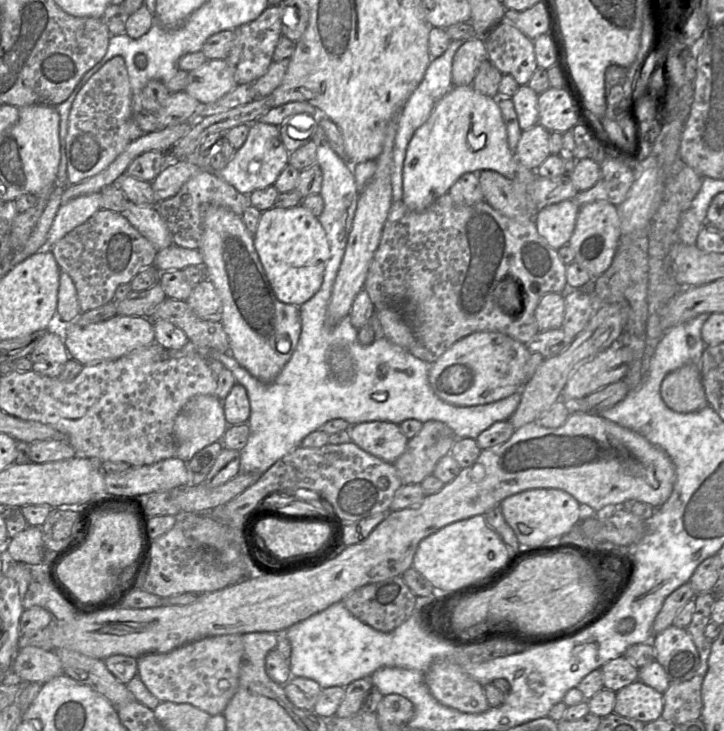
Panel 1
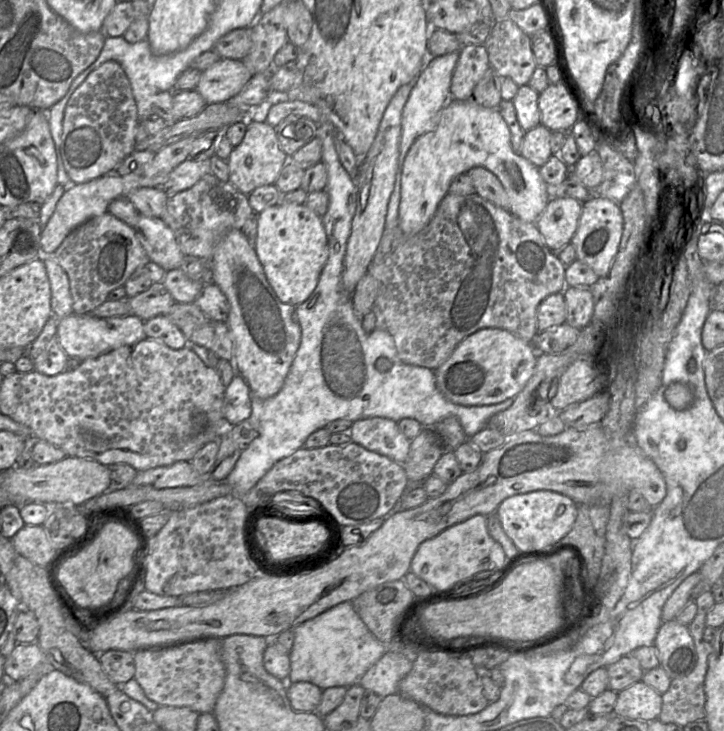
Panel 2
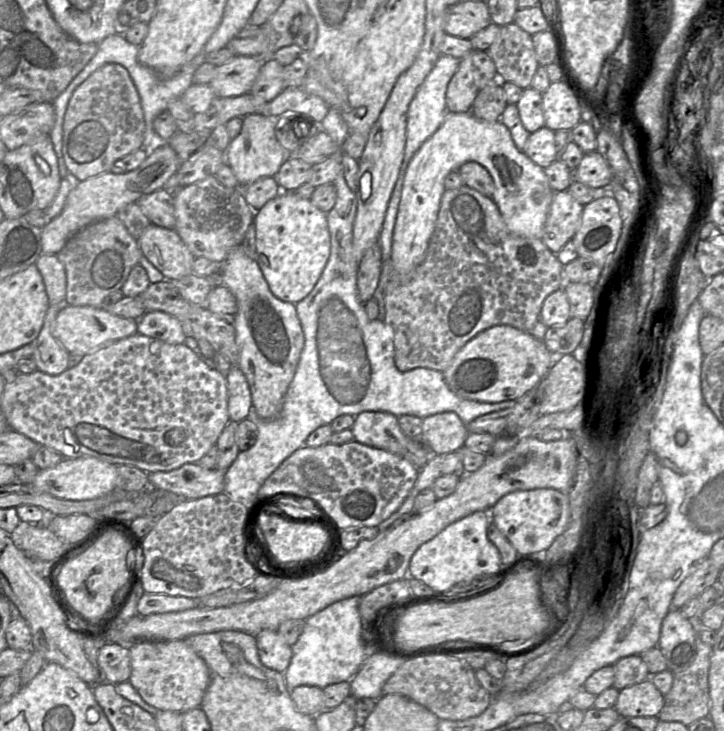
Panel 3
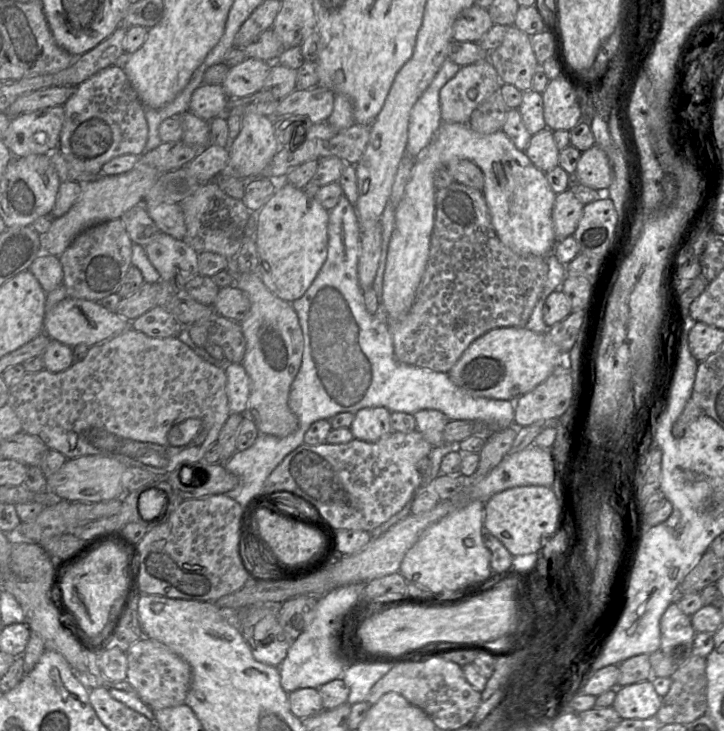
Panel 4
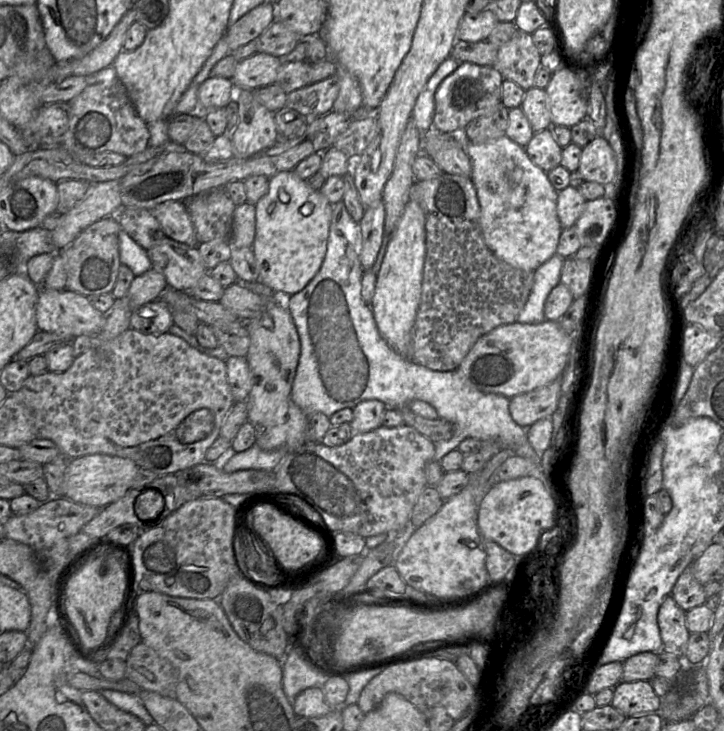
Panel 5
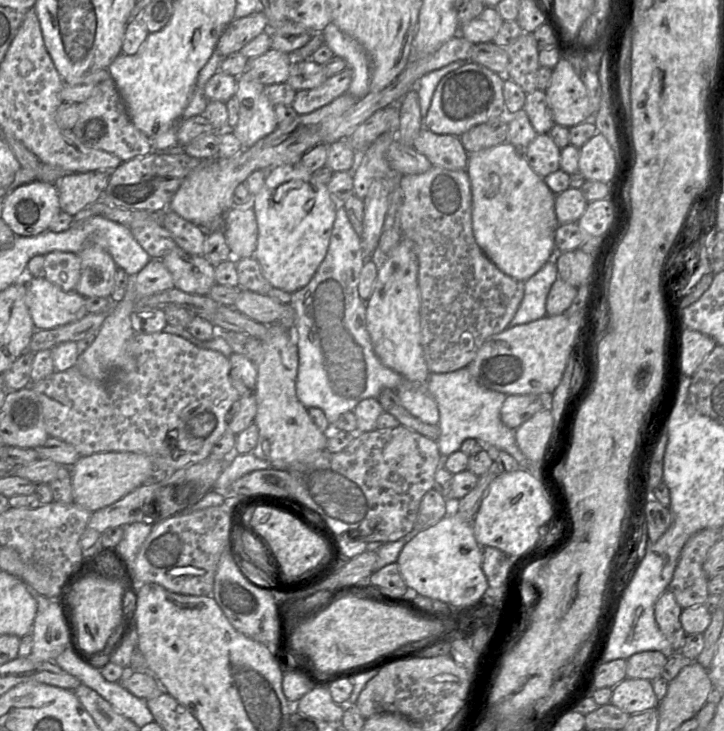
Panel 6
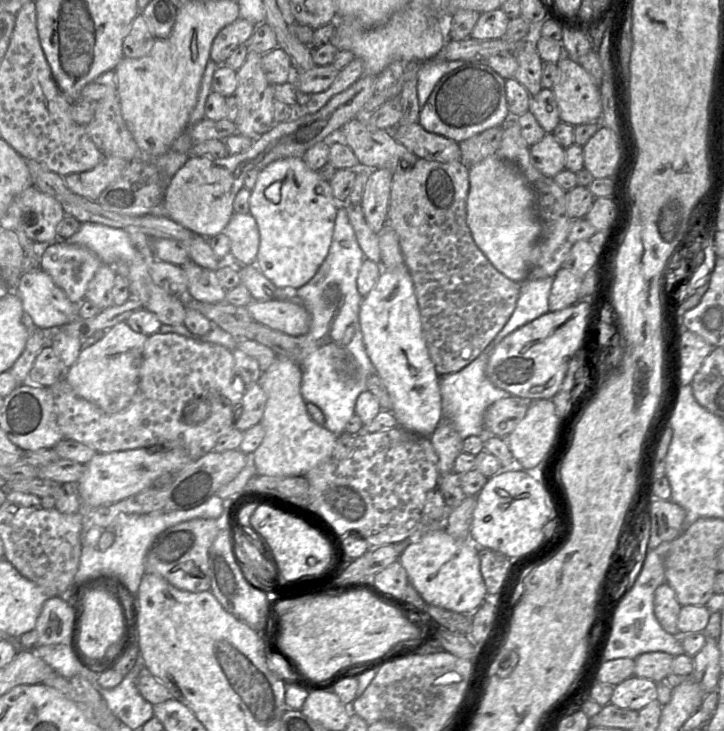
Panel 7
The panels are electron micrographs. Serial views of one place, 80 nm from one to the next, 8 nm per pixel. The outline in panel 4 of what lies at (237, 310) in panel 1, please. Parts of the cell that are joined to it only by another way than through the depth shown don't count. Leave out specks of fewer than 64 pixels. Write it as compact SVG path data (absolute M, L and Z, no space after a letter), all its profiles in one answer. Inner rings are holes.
M258 273L234 275L234 284L250 301L250 310L240 322L246 341L241 364L250 379L247 416L255 423L259 434L286 437L298 428L298 418L288 405L290 387L302 363L304 339L298 316L291 303L275 296L264 285Z

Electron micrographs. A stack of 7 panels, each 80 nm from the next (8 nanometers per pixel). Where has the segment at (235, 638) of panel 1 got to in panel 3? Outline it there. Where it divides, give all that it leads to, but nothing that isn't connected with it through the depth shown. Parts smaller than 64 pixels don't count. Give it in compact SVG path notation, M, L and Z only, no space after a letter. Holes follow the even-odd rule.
M139 640L128 646L131 664L129 682L145 702L159 711L184 713L200 708L210 683L210 671L205 661L185 640Z

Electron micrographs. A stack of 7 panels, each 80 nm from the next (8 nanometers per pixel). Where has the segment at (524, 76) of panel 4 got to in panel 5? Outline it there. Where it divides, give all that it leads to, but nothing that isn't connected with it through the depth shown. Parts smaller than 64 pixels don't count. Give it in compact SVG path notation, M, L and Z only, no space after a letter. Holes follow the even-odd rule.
M516 30L513 37L498 48L497 58L492 67L499 71L504 80L513 81L526 91L534 87L535 74L540 68L540 59L541 56L534 45L532 34Z

